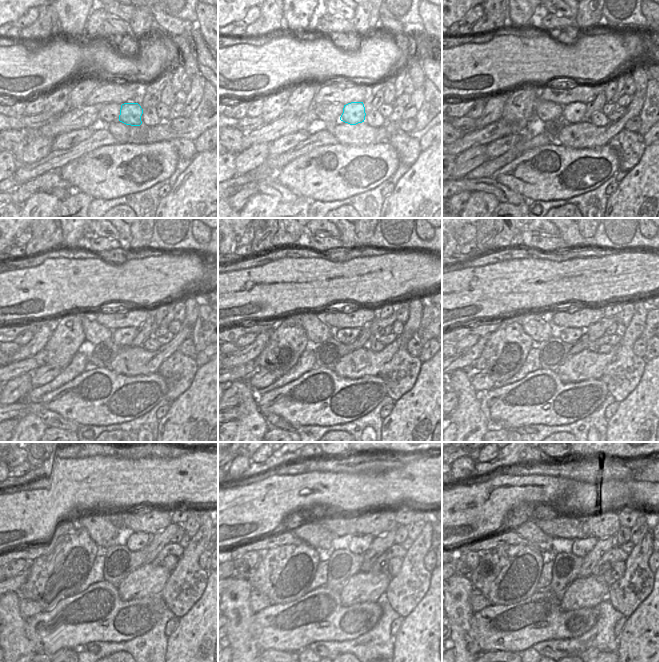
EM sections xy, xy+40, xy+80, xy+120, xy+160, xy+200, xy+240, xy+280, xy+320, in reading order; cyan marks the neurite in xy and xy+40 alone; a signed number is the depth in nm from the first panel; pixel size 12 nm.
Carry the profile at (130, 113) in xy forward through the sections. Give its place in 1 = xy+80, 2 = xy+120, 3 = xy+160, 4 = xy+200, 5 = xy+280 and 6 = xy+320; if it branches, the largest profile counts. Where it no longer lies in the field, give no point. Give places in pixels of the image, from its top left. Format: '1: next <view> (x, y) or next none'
1: next xy+80 (574, 112)
2: next xy+120 (124, 336)
3: next xy+160 (345, 336)
4: next xy+200 (571, 335)
5: next xy+280 (355, 549)
6: next xy+320 (580, 551)

